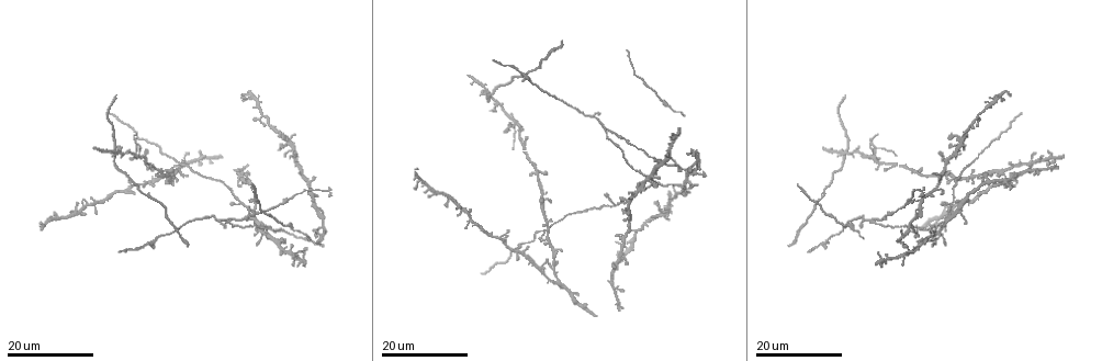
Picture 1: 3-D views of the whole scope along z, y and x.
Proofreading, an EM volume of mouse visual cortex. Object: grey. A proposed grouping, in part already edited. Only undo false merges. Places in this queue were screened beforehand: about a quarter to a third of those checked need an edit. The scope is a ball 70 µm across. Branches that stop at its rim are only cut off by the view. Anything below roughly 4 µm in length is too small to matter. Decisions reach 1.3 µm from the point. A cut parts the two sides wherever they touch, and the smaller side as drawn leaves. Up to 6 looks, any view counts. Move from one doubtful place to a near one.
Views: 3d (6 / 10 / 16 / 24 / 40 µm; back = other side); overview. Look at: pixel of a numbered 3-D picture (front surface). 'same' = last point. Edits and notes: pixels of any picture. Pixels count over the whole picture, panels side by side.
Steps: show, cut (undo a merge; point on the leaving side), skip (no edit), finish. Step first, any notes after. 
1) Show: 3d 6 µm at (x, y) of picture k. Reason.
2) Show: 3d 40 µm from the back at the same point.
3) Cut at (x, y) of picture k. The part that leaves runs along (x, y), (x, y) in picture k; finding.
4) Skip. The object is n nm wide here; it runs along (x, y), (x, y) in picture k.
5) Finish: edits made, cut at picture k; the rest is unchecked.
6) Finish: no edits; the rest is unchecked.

Show: 3d 24 µm at (951, 215) of picture 1. Four arms meet.

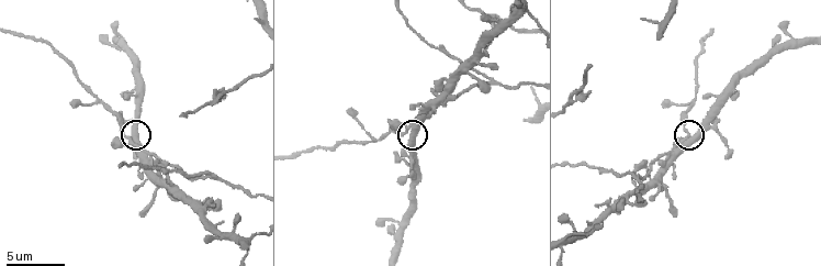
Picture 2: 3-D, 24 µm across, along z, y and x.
Show: 3d 10 µm at (128, 140) of picture 2. Zoom in.

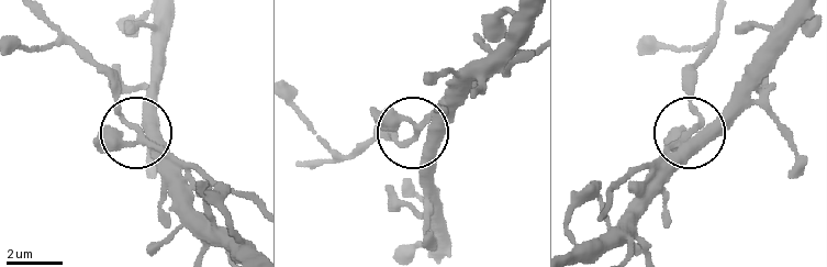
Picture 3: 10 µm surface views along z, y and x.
Skip. It runs along (691, 129), (691, 65) in picture 3; one neuron here.

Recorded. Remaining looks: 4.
Show: 3d 10 µm at (650, 163) of picture 2. Thin arm on a thick one.

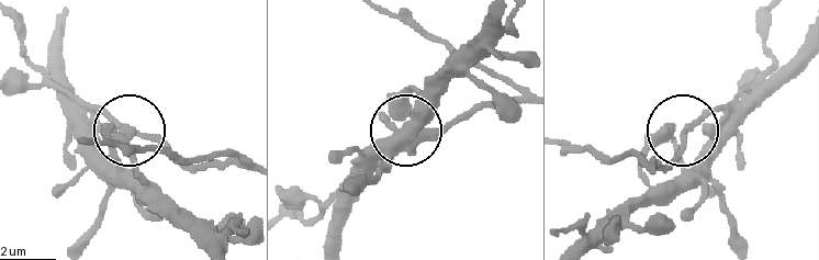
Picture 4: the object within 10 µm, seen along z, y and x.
Skip. The side arm is 54 µm long; 5 arms meet here; continuous, no second neuron.

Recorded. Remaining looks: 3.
Show: 3d 6 µm at (489, 81) of picture 2. Small branch off a trunk.

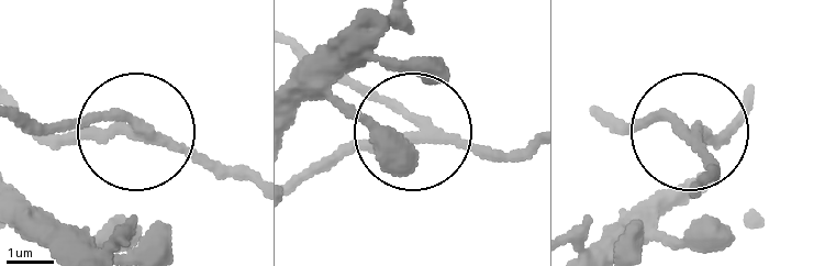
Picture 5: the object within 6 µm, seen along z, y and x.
Cut at (111, 120) of picture 5. 3 arms meet here; the part that leaves runs along (163, 141), (120, 117), (25, 124) in picture 5; a second neuron is stuck on.

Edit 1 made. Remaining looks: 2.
Finish: edits made, cut at picture 5; the rest is unchecked.

